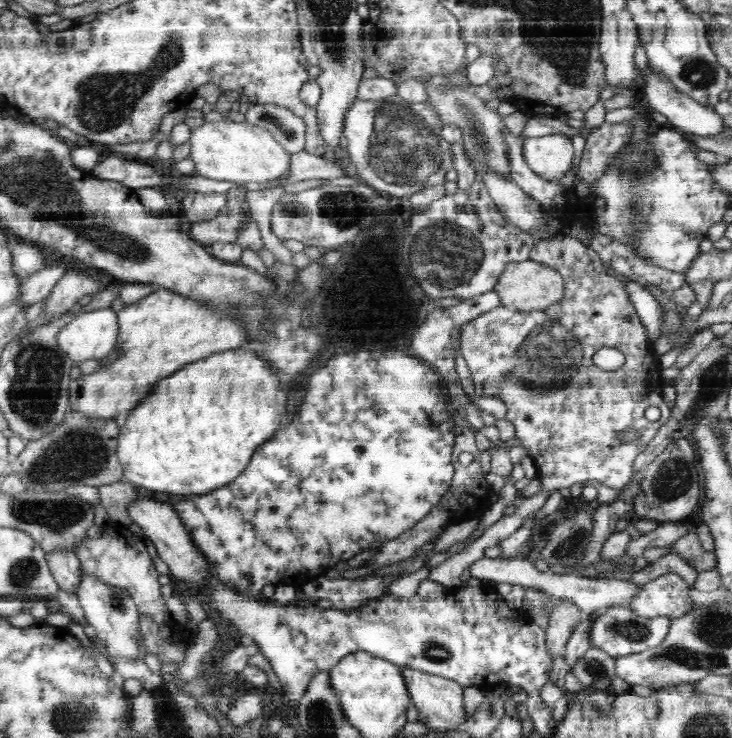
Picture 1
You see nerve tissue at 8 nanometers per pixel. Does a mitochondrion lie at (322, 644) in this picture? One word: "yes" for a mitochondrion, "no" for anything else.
yes

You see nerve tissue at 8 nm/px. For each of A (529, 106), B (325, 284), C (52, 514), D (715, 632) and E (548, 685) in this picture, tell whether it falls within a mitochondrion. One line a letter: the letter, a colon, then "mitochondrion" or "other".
A: other
B: mitochondrion
C: mitochondrion
D: mitochondrion
E: other

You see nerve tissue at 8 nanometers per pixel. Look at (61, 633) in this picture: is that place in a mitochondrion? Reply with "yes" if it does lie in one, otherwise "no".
no

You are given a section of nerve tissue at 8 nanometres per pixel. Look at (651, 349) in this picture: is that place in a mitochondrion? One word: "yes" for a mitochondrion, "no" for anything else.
no

